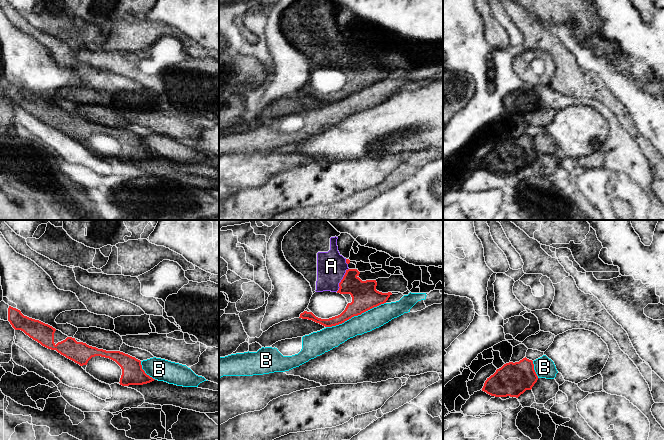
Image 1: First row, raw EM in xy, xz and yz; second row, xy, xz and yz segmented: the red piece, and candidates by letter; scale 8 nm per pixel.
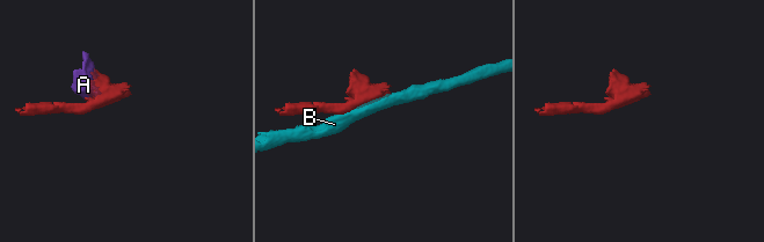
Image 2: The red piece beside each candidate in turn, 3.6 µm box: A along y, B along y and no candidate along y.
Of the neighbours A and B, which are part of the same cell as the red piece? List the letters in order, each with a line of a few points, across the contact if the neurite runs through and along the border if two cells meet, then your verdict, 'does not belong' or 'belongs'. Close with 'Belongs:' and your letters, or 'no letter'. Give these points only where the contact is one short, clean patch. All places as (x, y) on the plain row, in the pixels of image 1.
A: belongs
B: does not belong
Belongs: A

